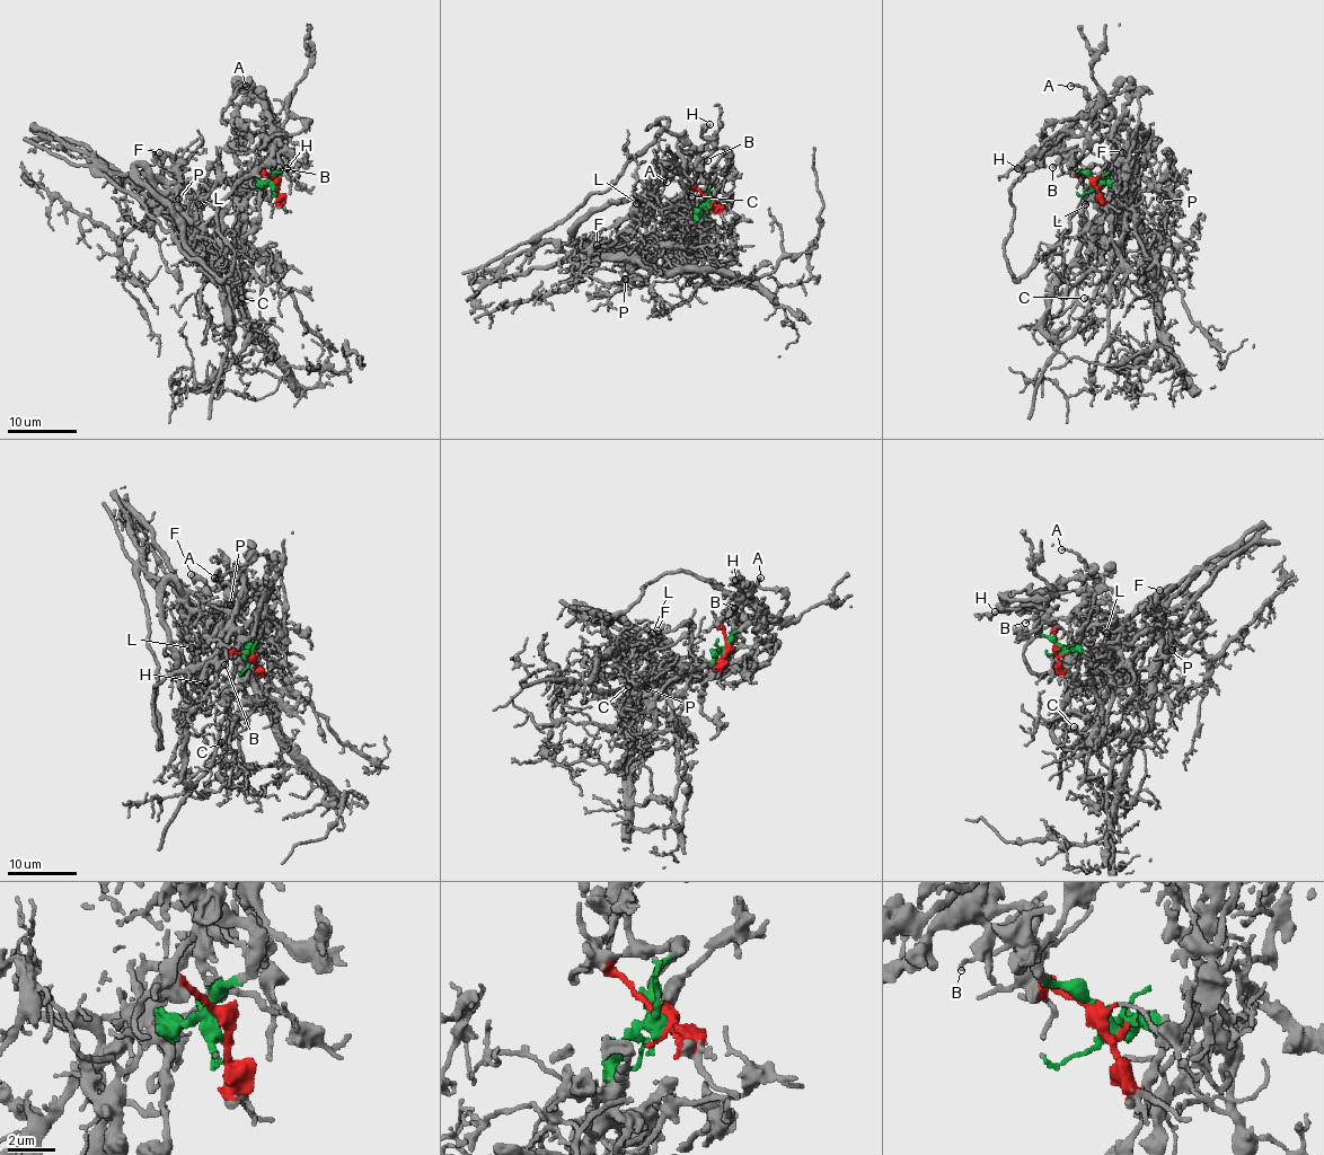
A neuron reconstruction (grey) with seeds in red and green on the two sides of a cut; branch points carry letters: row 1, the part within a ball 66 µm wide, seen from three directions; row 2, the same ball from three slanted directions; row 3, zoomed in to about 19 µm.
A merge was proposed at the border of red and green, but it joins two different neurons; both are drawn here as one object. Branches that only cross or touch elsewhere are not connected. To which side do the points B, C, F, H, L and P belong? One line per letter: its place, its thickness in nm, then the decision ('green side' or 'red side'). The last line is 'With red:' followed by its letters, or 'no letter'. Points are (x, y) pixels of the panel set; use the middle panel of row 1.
B: (707, 160) | 150 nm | red side
C: (691, 196) | 200 nm | green side
F: (597, 245) | 600 nm | green side
H: (709, 124) | 440 nm | red side
L: (636, 203) | 130 nm | green side
P: (625, 279) | 240 nm | green side
With red: B, H

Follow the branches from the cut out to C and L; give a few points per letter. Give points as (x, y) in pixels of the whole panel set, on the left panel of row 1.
C: (275, 183), (262, 183), (246, 200), (244, 241), (235, 278), (235, 294), (243, 298)
L: (275, 183), (253, 183), (239, 193), (194, 239), (197, 245), (199, 205)

